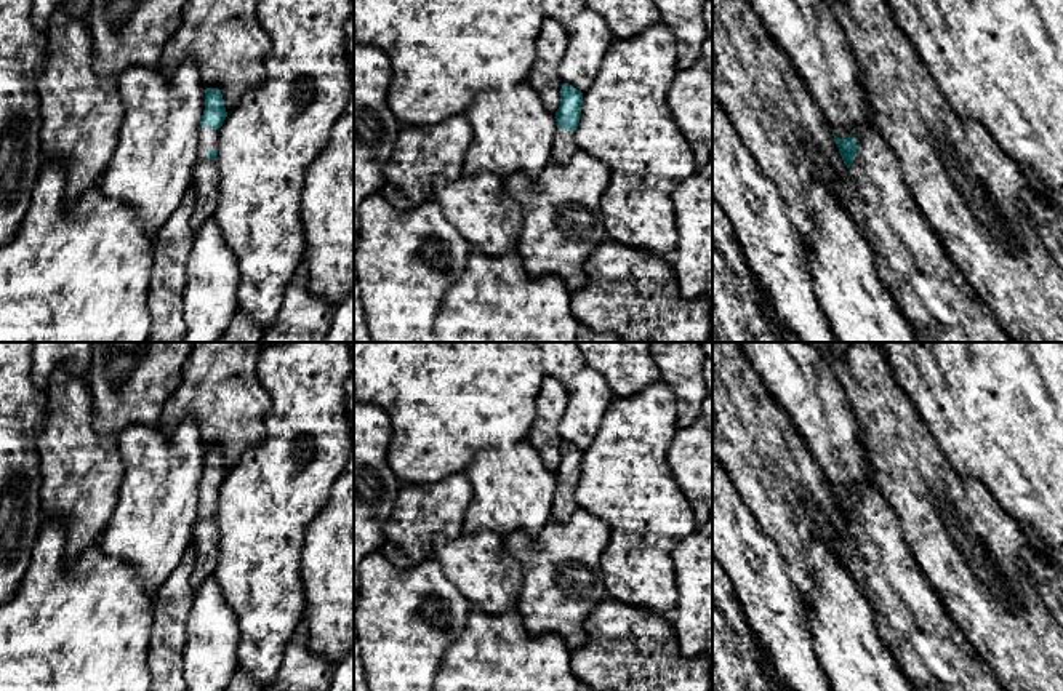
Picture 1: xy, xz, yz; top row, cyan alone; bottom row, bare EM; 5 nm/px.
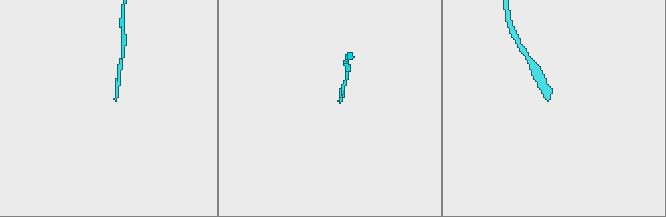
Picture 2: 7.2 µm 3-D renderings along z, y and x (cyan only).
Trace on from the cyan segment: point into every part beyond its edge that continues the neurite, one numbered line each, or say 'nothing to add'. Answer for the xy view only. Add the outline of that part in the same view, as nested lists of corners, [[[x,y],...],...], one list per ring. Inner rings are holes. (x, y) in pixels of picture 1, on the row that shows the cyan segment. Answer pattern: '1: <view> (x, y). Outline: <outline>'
1: xy (205, 173). Outline: [[[208,126],[199,128],[199,150],[192,174],[192,190],[195,195],[195,210],[192,213],[192,227],[200,229],[202,222],[215,216],[218,205],[218,168],[215,160],[207,157],[208,150],[218,149],[219,130]]]

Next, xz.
1: xz (564, 147). Outline: [[[556,130],[551,162],[567,163],[578,150],[575,131]]]

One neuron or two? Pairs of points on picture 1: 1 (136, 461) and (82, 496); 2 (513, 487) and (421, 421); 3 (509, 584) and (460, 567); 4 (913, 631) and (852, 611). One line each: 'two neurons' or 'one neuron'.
1: two neurons
2: two neurons
3: one neuron
4: two neurons

